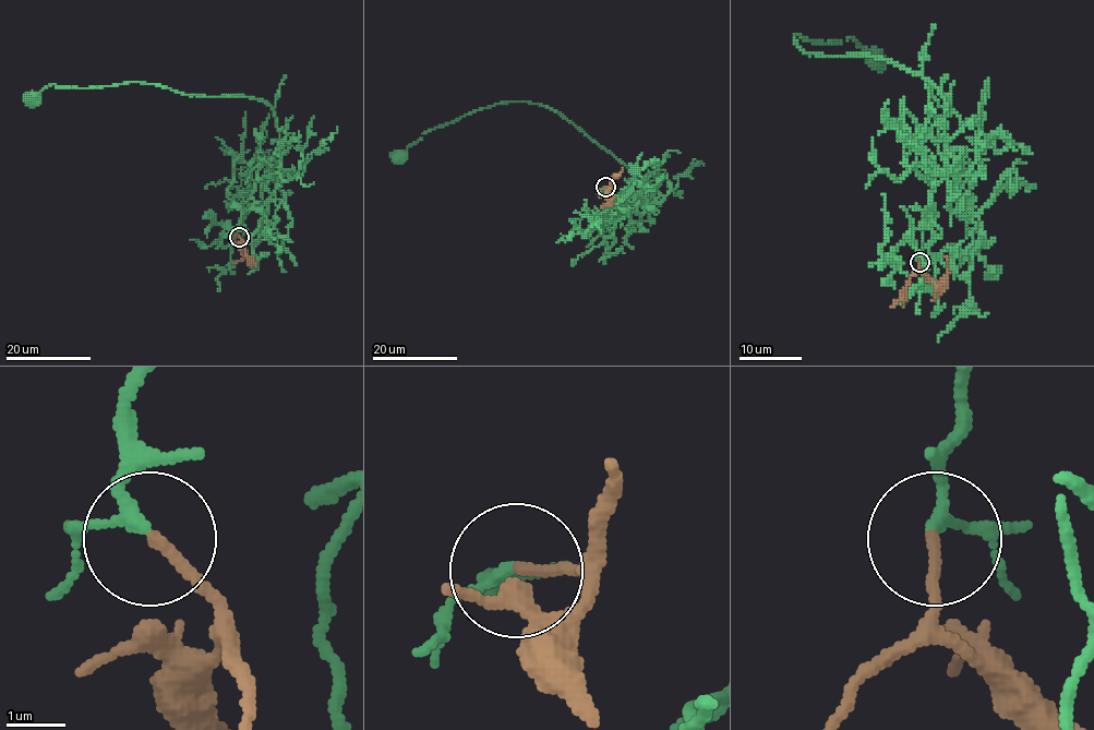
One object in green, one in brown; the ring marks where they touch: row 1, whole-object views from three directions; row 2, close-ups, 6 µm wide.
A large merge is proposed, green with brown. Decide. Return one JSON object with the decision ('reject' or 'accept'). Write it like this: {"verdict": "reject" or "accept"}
{"verdict": "accept"}

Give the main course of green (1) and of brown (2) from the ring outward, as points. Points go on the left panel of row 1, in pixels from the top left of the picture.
1: (238, 236), (240, 215), (271, 198), (268, 163), (278, 139), (267, 104), (131, 82), (50, 84), (27, 105)
2: (238, 237), (244, 251), (236, 243), (237, 232)

